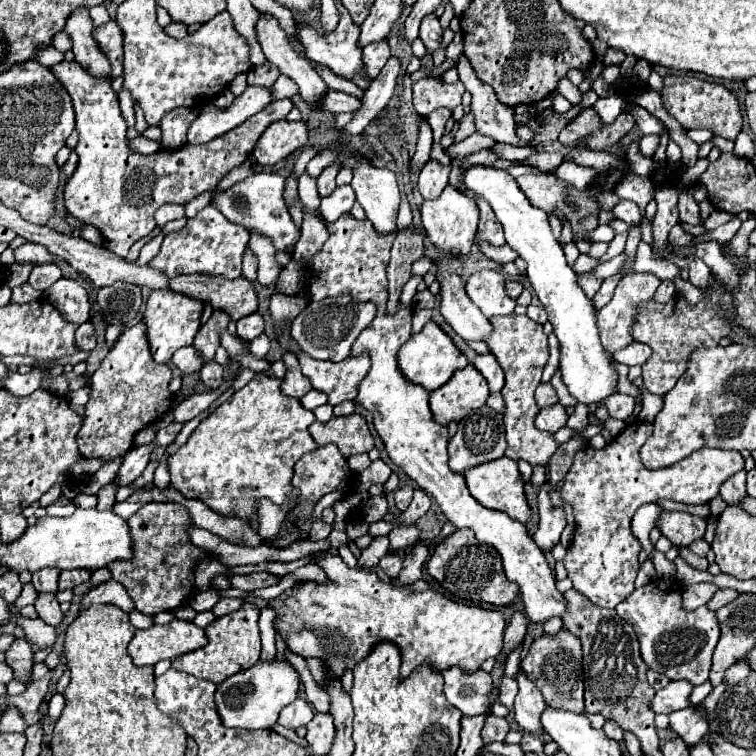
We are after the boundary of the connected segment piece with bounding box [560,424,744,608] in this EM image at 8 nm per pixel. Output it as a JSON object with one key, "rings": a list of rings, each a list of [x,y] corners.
{"rings":[[[652,424],[628,426],[618,434],[618,438],[614,438],[612,444],[608,444],[602,450],[594,450],[590,446],[582,448],[576,454],[570,472],[566,474],[564,484],[560,486],[562,500],[572,504],[574,520],[576,520],[576,532],[574,532],[568,552],[564,556],[564,566],[568,570],[568,578],[574,582],[574,588],[600,608],[616,608],[634,590],[634,580],[636,580],[636,574],[640,568],[638,552],[642,550],[642,546],[630,530],[630,518],[642,504],[656,502],[662,498],[684,502],[684,504],[708,504],[714,496],[718,496],[722,482],[744,468],[744,458],[740,456],[740,452],[702,448],[702,450],[690,454],[688,458],[680,460],[674,466],[666,466],[662,470],[648,470],[640,462],[640,448],[646,442],[646,438],[650,436],[650,430],[652,430]]]}

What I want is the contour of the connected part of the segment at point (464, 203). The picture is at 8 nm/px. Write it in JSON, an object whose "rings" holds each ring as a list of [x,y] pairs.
{"rings":[[[446,186],[446,190],[436,200],[426,200],[420,208],[422,214],[422,226],[428,234],[428,240],[442,252],[450,256],[466,256],[474,244],[476,228],[478,228],[478,208],[472,198],[464,196],[452,186]]]}

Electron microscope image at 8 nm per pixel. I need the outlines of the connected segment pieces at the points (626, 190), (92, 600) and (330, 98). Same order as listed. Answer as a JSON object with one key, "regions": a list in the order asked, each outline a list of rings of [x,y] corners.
{"regions":[[[[629,173],[620,180],[615,188],[615,193],[625,200],[636,202],[645,215],[645,209],[655,194],[655,187],[650,177],[638,176]]],[[[108,580],[104,584],[98,584],[94,586],[88,594],[84,594],[82,602],[80,602],[80,610],[92,606],[92,604],[114,604],[118,608],[122,608],[124,612],[130,612],[134,610],[134,604],[130,602],[130,596],[126,594],[126,590],[114,582],[114,580]]],[[[326,90],[326,98],[322,98],[322,112],[356,112],[360,108],[360,100],[354,96],[348,96],[344,92],[334,92]]]]}

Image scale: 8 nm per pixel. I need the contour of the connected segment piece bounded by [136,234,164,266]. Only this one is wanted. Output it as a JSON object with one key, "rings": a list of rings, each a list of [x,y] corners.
{"rings":[[[158,234],[158,236],[154,236],[150,242],[146,242],[144,246],[142,246],[142,250],[140,250],[140,256],[138,256],[138,264],[148,264],[152,258],[156,258],[156,254],[160,252],[160,244],[162,244],[162,240],[164,240],[164,234]]]}

